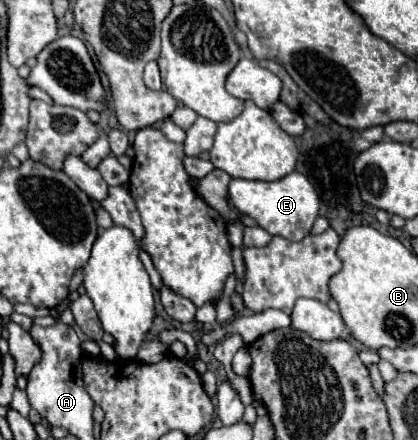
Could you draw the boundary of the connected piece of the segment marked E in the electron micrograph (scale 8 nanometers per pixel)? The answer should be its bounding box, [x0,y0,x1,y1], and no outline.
[228,172,318,240]

